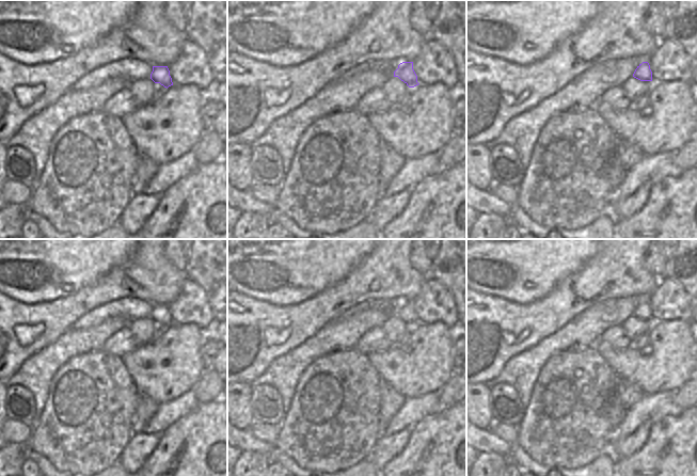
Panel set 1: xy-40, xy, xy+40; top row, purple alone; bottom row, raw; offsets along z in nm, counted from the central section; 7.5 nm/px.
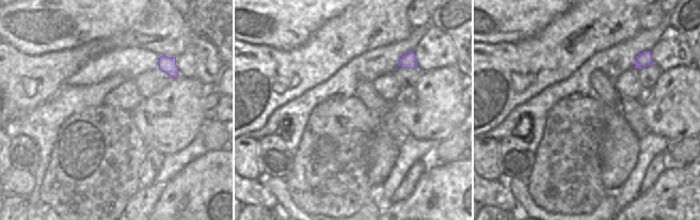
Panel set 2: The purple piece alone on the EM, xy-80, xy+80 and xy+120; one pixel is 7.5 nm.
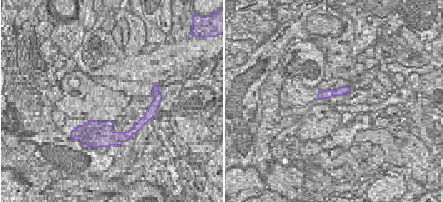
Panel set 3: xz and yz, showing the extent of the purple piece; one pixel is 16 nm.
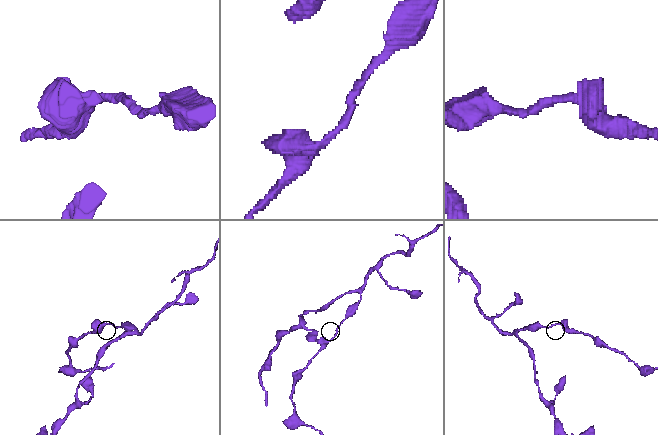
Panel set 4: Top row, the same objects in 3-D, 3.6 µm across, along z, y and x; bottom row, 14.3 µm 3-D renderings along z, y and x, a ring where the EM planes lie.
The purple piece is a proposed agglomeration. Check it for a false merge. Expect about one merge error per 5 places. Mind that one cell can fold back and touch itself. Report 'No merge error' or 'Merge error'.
No merge error.

